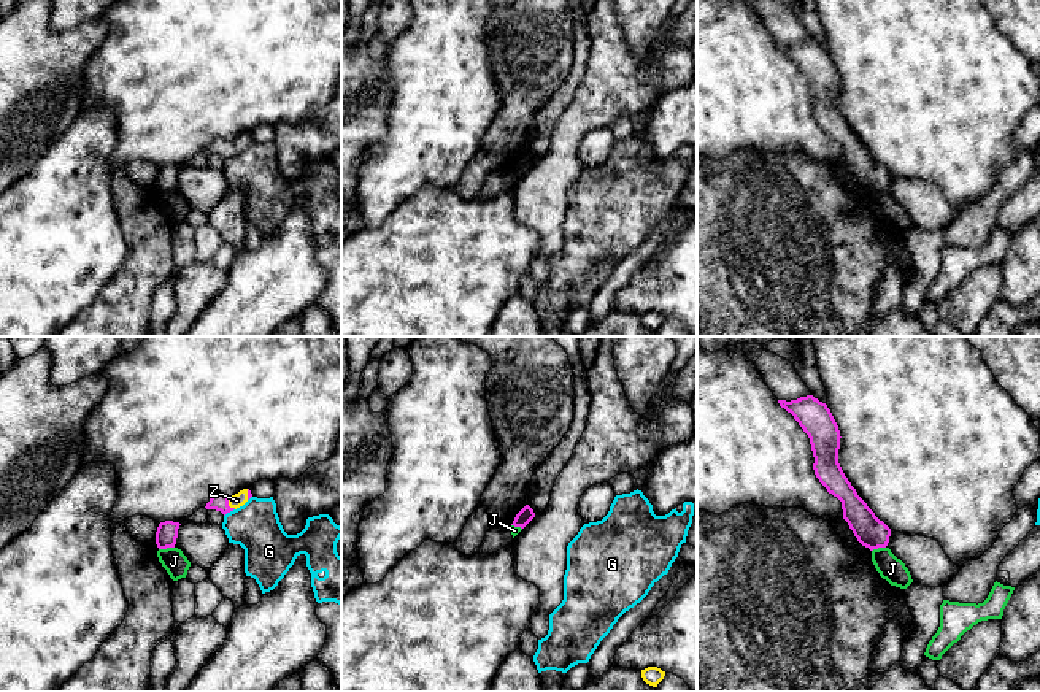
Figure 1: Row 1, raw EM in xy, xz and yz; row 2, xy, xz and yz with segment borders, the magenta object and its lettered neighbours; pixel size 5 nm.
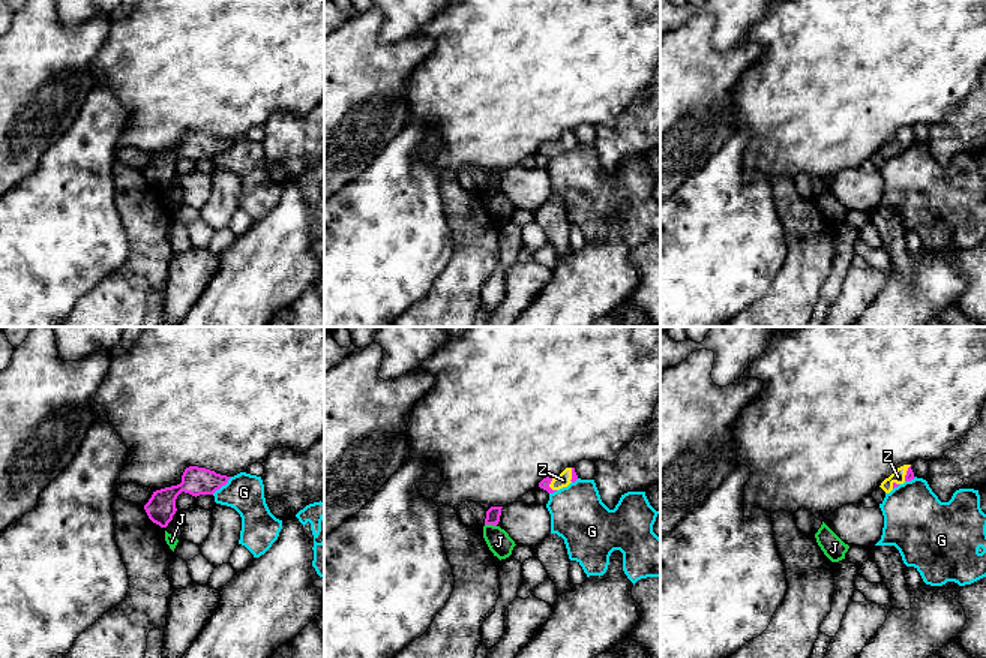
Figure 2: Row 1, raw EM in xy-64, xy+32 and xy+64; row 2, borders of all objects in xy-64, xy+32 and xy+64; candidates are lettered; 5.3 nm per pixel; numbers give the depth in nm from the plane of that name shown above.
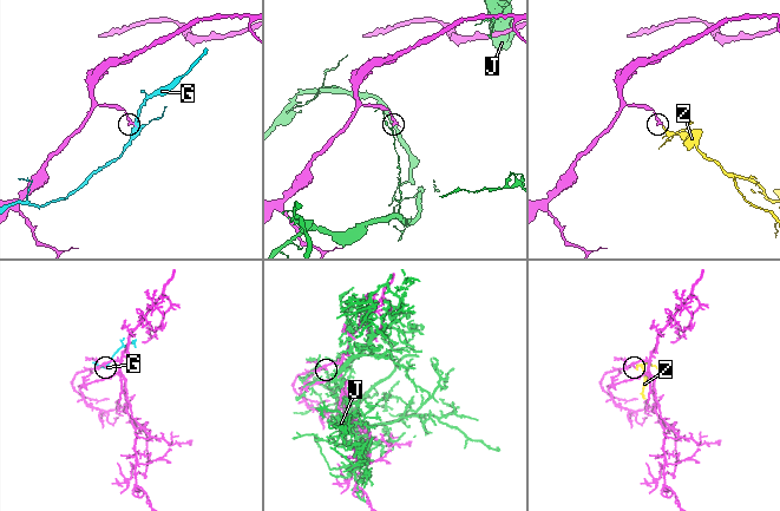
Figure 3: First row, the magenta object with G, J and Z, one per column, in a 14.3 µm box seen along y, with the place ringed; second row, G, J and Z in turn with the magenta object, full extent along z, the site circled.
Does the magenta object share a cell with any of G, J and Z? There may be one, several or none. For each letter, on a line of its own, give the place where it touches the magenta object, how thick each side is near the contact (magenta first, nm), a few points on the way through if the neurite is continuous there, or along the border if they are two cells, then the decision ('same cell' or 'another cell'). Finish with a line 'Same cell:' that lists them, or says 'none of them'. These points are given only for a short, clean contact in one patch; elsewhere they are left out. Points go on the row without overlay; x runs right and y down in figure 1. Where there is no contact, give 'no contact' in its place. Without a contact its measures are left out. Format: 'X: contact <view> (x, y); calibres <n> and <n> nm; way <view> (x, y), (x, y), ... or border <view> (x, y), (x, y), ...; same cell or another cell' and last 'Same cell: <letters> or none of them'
G: contact xy (229, 156); calibres 90 and 240 nm; border xy (234, 153), (224, 161); another cell
J: contact xy (165, 192); calibres 110 and 120 nm; border xy (173, 191), (159, 194); another cell
Z: contact xy (227, 149); calibres 90 and 70 nm; way xy (219, 146), (227, 149), (237, 145); same cell
Same cell: Z

